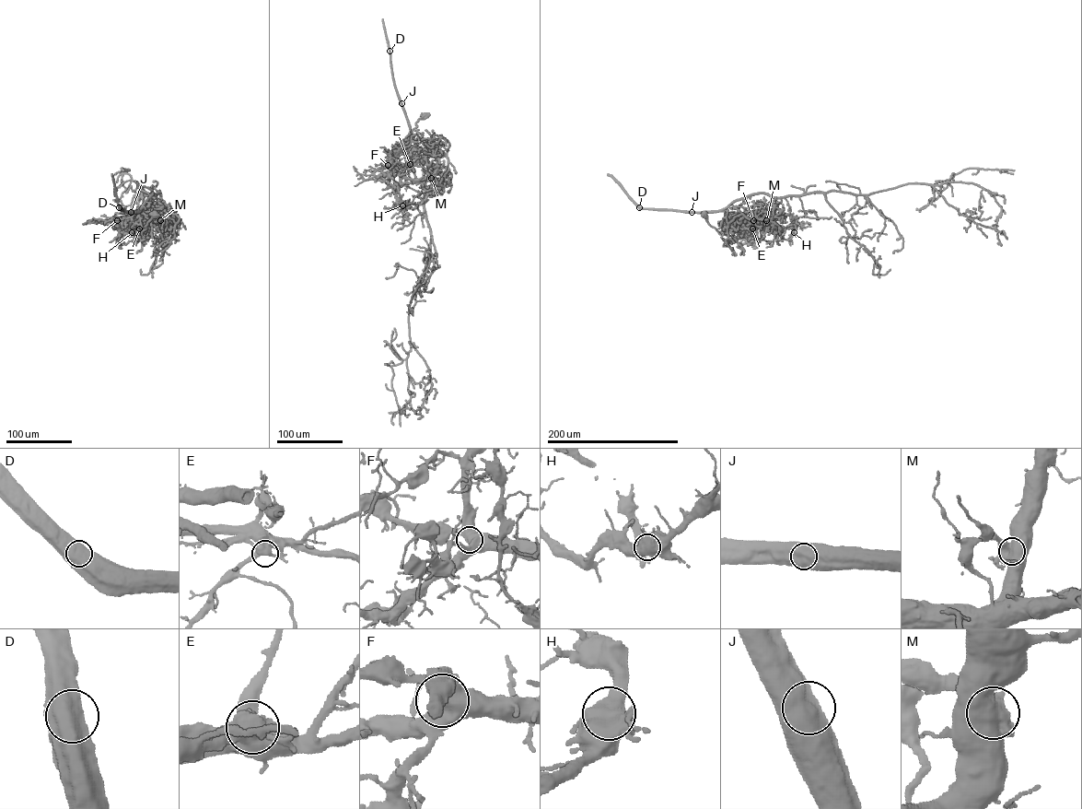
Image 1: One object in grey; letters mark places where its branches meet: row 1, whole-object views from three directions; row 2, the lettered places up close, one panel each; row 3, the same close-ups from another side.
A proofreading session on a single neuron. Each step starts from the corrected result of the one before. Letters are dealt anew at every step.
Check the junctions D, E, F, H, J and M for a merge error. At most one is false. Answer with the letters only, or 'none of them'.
M

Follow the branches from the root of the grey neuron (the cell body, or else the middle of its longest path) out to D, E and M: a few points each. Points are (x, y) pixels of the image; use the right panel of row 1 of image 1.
D: (703, 215), (721, 234), (755, 225), (743, 228), (733, 223), (726, 211), (682, 212), (639, 207)
E: (703, 215), (721, 234), (726, 230), (747, 229), (755, 225), (752, 228)
M: (703, 215), (721, 234), (726, 230), (765, 225), (766, 220)

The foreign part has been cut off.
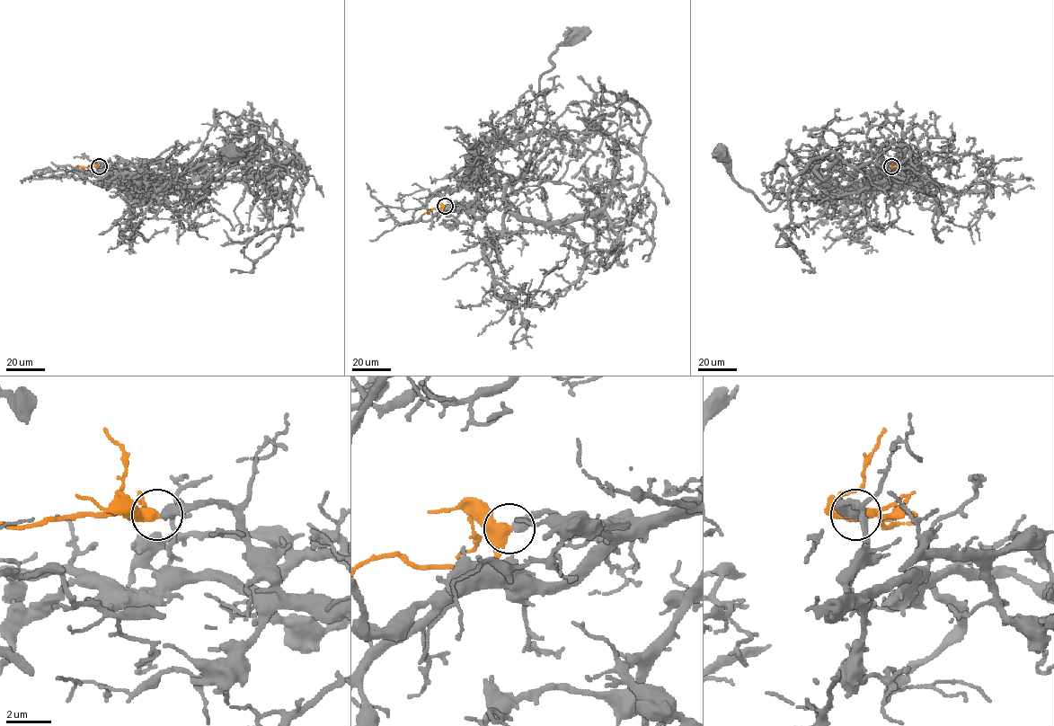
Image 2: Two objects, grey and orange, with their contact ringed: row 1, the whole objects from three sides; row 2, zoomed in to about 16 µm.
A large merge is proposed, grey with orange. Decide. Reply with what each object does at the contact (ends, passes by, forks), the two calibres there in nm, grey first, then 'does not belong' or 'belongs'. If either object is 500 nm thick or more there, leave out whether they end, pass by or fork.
grey ends there; orange passes by; 480 nm thick on the grey side, 440 nm on the other; belongs

